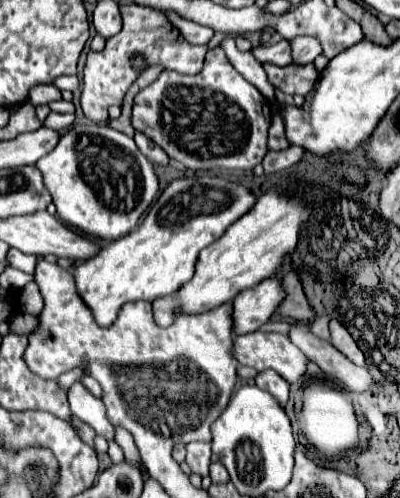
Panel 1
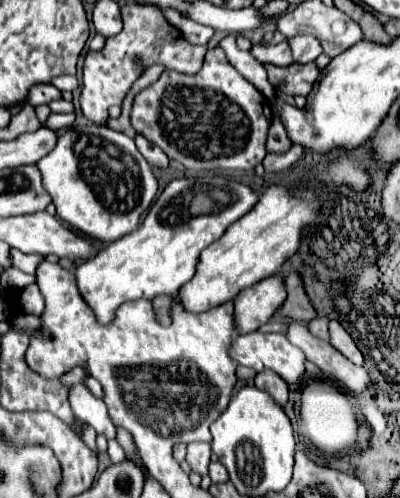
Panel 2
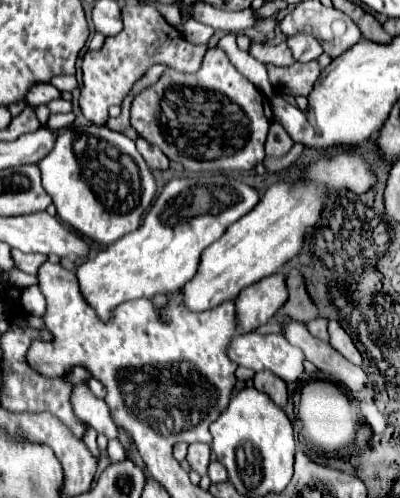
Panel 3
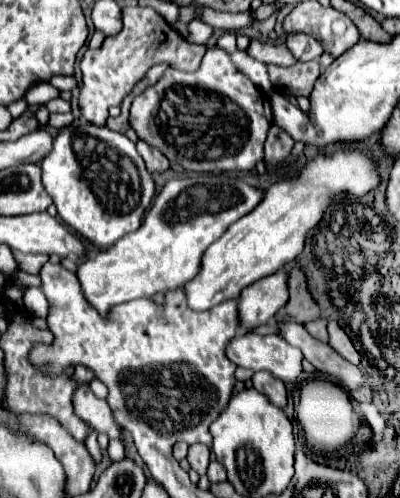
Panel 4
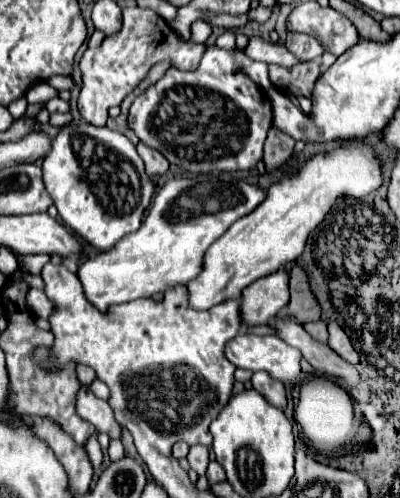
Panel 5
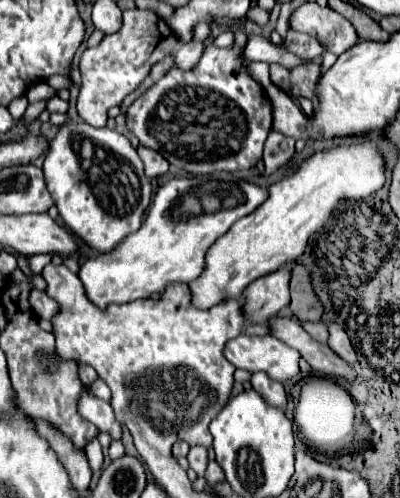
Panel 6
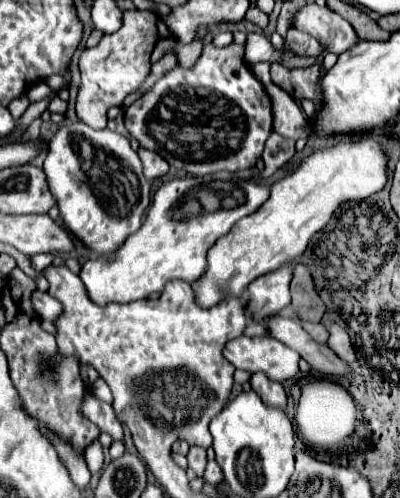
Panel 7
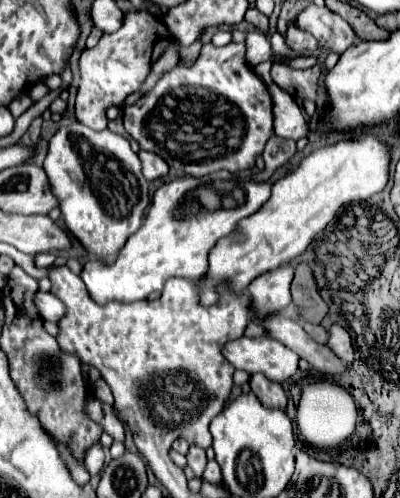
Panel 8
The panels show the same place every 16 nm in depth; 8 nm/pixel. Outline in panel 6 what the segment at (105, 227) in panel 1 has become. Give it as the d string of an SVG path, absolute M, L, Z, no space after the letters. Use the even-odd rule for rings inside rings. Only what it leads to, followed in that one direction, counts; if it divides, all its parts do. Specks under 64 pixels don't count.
M84 122L60 126L58 134L50 140L50 152L44 160L44 176L64 224L92 250L96 250L96 254L110 254L128 234L140 228L144 210L148 208L152 196L152 182L144 176L142 160L132 148L130 140L114 130L92 128Z

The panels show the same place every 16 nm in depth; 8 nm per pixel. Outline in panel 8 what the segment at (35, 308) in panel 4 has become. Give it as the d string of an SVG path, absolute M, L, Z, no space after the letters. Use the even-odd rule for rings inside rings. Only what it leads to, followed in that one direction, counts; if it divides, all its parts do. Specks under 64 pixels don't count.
M38 292L36 296L36 306L40 308L40 314L48 320L48 322L58 322L60 316L64 316L66 308L64 304L52 294L52 292Z

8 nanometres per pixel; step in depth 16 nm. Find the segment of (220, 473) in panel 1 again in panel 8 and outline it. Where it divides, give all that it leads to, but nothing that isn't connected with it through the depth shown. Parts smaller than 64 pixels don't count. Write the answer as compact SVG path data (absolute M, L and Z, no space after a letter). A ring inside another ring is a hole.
M210 460L210 462L208 462L208 466L206 466L206 470L204 470L202 478L204 478L204 480L208 480L208 482L222 482L220 466L216 464L216 460Z

